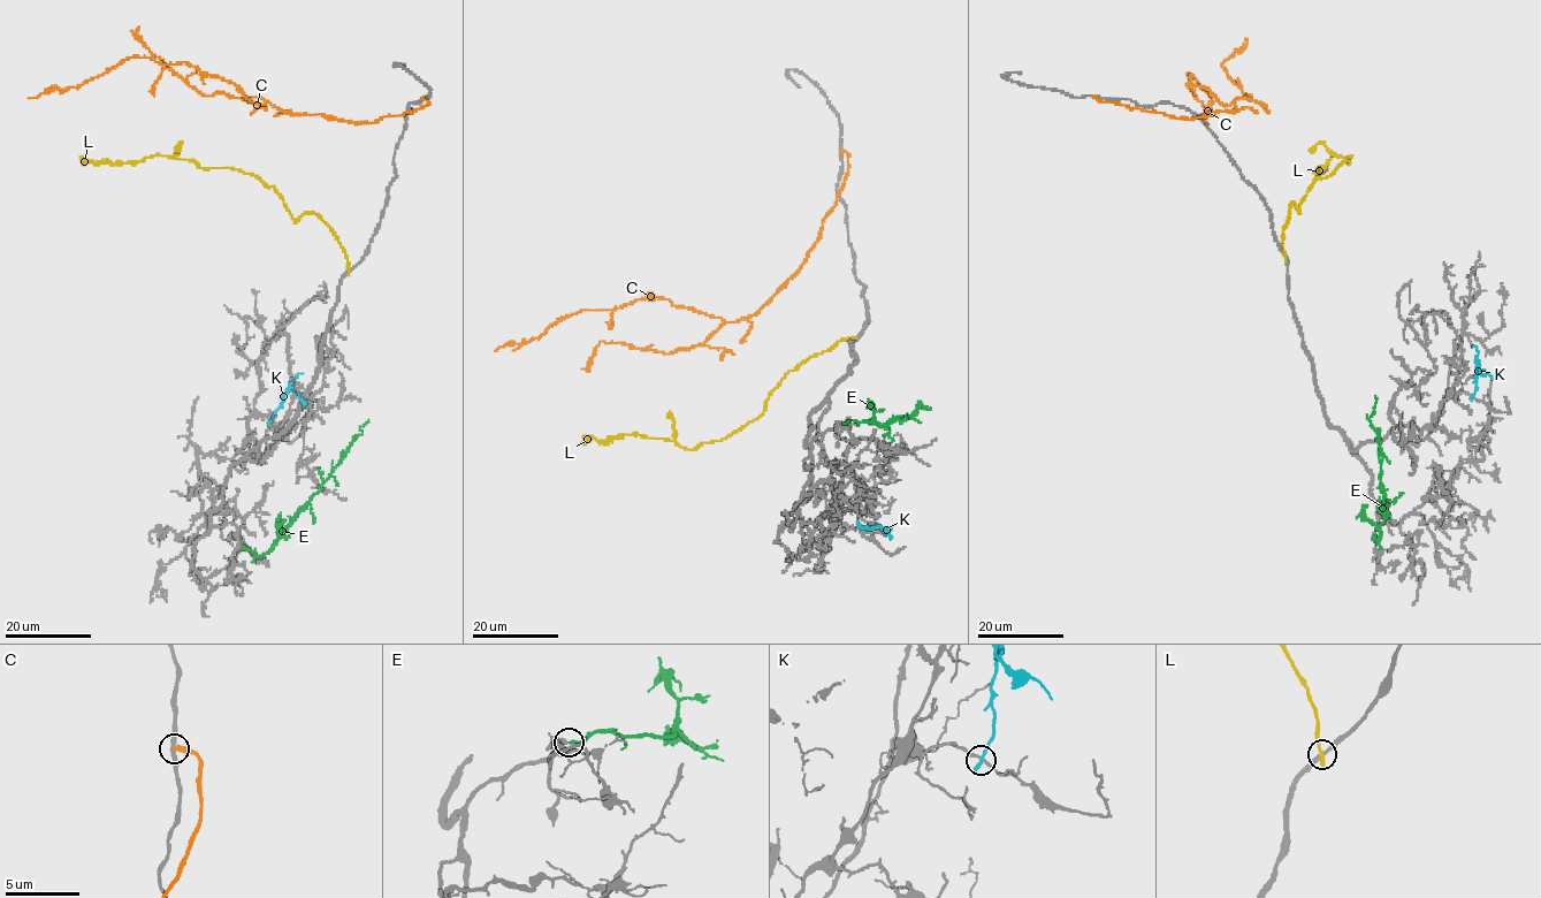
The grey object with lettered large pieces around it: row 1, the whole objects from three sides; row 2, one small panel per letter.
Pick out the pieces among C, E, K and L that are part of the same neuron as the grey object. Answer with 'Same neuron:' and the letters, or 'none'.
Same neuron: E

